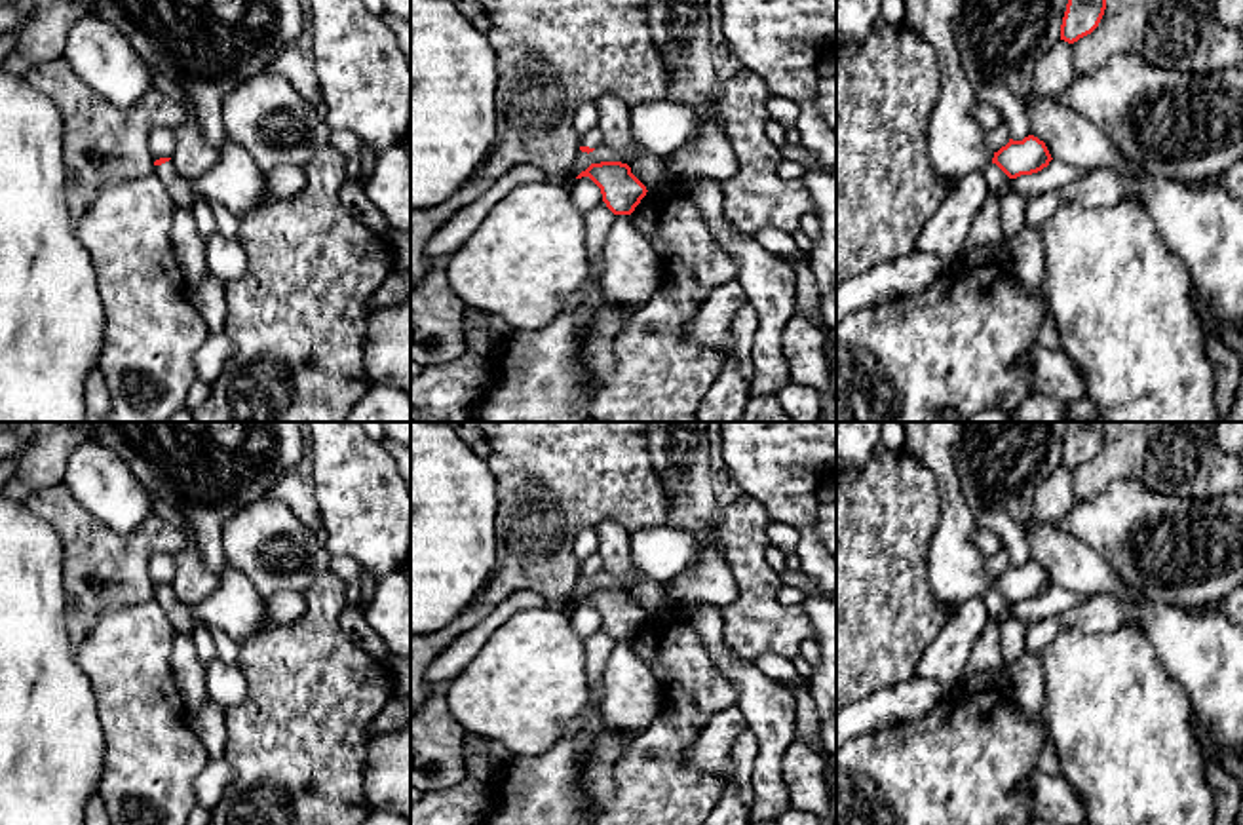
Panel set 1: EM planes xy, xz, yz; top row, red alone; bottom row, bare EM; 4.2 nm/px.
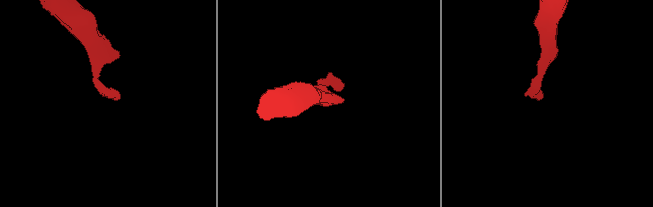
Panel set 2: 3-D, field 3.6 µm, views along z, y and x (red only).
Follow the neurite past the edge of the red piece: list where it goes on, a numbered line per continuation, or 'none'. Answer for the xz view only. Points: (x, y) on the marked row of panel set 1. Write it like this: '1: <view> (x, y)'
1: xz (593, 137)

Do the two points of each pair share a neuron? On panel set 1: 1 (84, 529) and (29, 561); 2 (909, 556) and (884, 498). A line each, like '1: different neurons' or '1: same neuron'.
1: different neurons
2: same neuron

